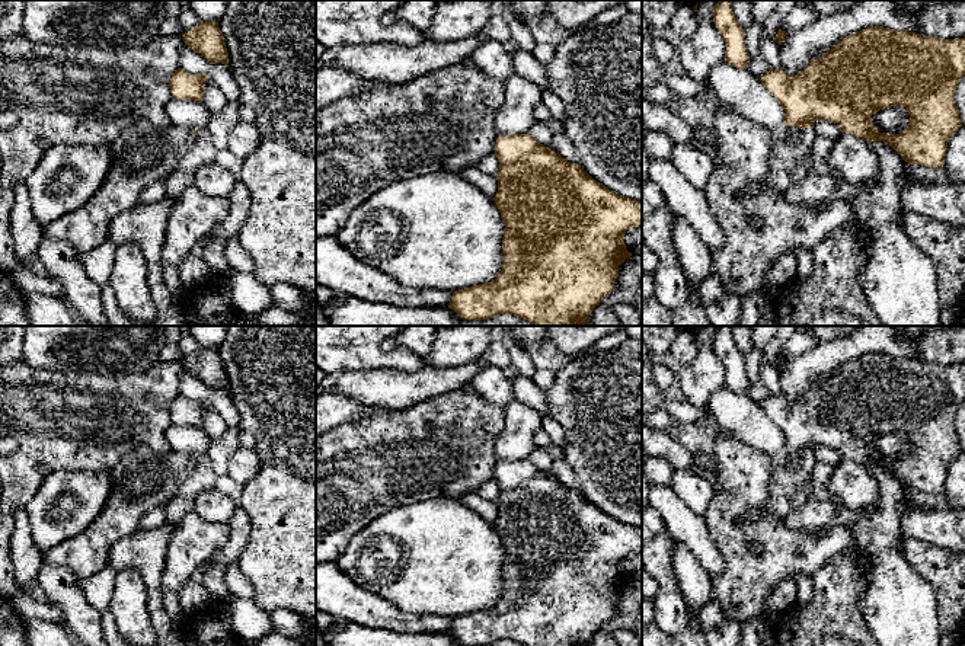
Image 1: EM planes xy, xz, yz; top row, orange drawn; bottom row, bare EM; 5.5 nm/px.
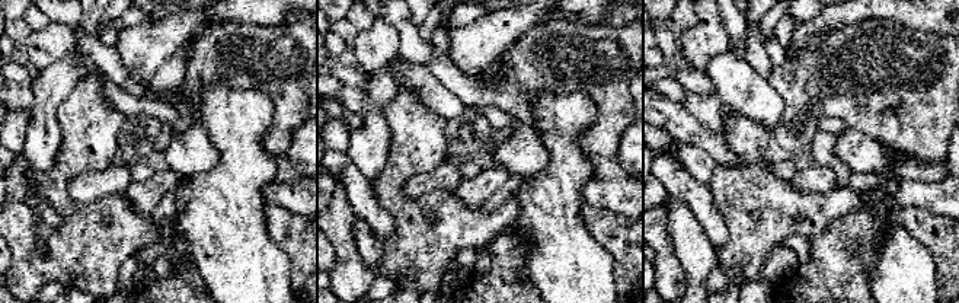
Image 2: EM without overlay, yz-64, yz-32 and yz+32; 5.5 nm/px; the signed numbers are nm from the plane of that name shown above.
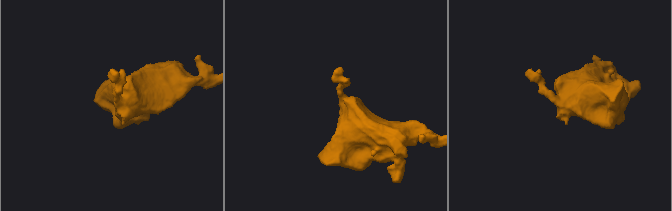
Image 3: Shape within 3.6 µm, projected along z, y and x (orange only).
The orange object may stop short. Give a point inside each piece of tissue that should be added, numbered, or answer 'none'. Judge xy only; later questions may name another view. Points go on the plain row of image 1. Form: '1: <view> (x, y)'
1: xy (141, 480)

